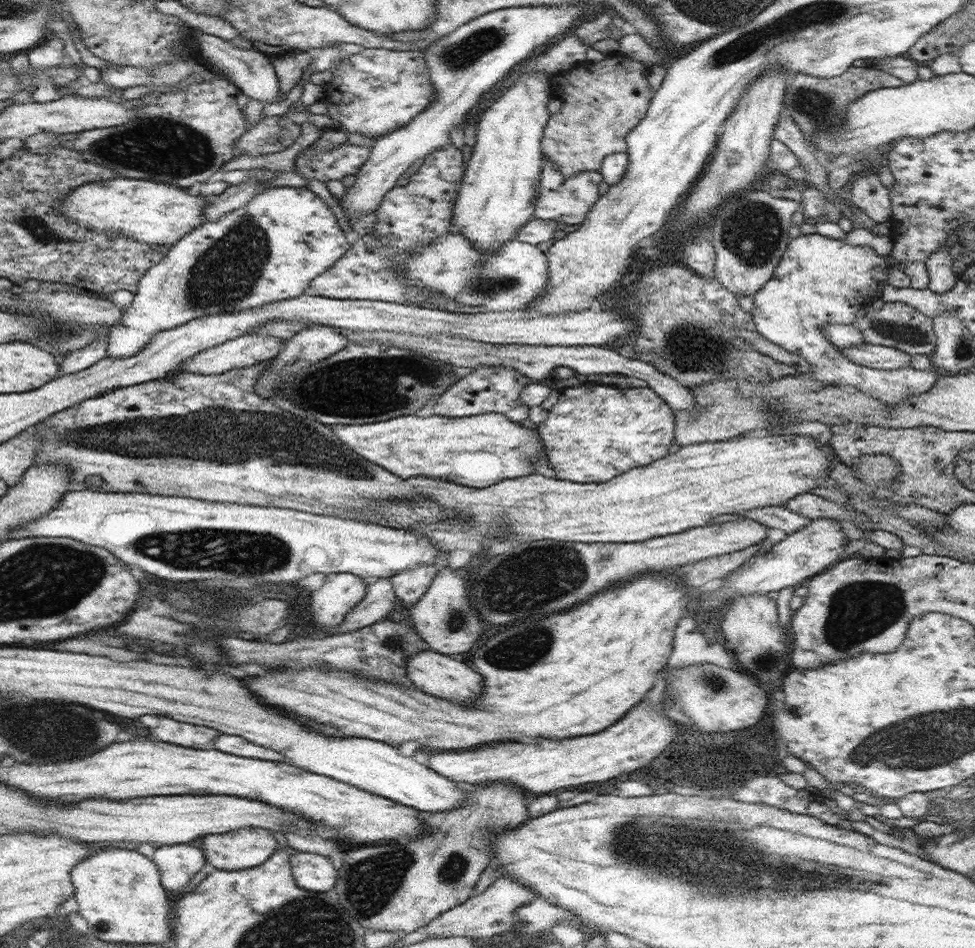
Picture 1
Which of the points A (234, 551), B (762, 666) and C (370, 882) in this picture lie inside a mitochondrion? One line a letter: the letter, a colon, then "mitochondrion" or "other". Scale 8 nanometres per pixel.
A: mitochondrion
B: mitochondrion
C: mitochondrion

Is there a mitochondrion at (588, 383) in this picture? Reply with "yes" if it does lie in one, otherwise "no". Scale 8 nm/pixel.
no

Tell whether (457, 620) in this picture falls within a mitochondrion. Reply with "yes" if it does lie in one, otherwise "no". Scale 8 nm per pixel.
yes

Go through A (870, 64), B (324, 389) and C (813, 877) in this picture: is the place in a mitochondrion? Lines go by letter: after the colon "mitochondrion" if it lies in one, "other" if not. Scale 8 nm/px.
A: other
B: mitochondrion
C: mitochondrion

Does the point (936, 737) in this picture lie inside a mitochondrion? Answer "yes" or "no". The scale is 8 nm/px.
yes

